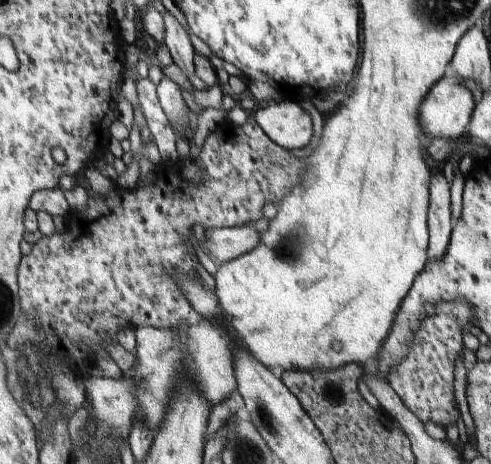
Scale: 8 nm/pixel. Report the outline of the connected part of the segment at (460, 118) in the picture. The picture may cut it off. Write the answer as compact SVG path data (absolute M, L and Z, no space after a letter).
M450 72L449 77L443 76L442 80L435 82L435 86L428 92L426 100L420 106L420 122L424 132L431 139L449 139L456 141L464 138L468 133L471 114L474 113L475 104L472 94L456 80L458 75Z

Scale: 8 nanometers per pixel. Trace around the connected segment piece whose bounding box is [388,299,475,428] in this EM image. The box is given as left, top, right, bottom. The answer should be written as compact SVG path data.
M463 299L435 305L426 313L407 357L392 367L393 373L388 380L390 386L424 424L434 421L446 428L457 420L458 407L453 390L453 371L455 360L464 347L461 326L467 325L470 329L474 318L474 308Z

